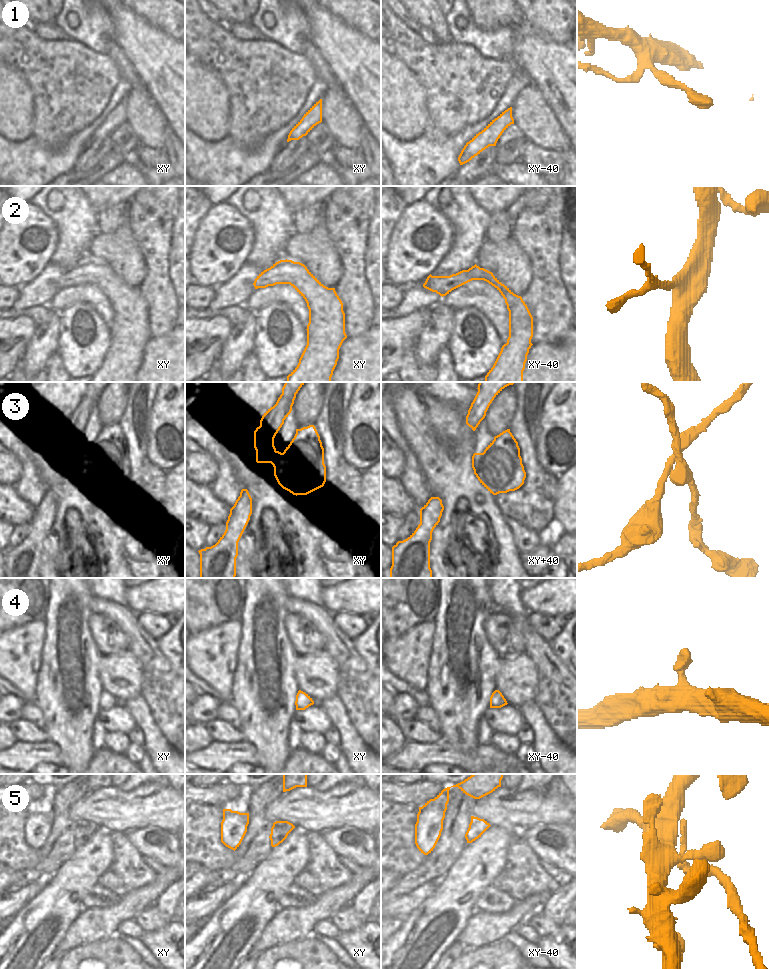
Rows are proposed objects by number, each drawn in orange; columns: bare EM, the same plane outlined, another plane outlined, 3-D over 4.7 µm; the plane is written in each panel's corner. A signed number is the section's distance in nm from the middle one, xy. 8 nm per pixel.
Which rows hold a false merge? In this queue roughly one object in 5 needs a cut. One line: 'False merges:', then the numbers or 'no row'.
False merges: 3, 5

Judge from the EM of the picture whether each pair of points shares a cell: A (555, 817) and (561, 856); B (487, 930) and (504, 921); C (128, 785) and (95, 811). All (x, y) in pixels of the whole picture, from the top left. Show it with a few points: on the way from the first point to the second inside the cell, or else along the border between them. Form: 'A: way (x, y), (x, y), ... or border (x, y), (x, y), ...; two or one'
A: border (566, 822), (536, 825), (533, 827); two
B: way (491, 926), (500, 924); one
C: border (142, 784), (131, 790), (121, 790), (118, 787); two

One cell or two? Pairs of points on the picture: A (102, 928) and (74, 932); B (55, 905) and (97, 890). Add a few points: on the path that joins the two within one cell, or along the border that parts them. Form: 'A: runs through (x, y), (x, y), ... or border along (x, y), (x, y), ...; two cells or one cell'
A: runs through (95, 928), (87, 928), (81, 932); one cell
B: border along (97, 882), (83, 898), (83, 905); two cells

